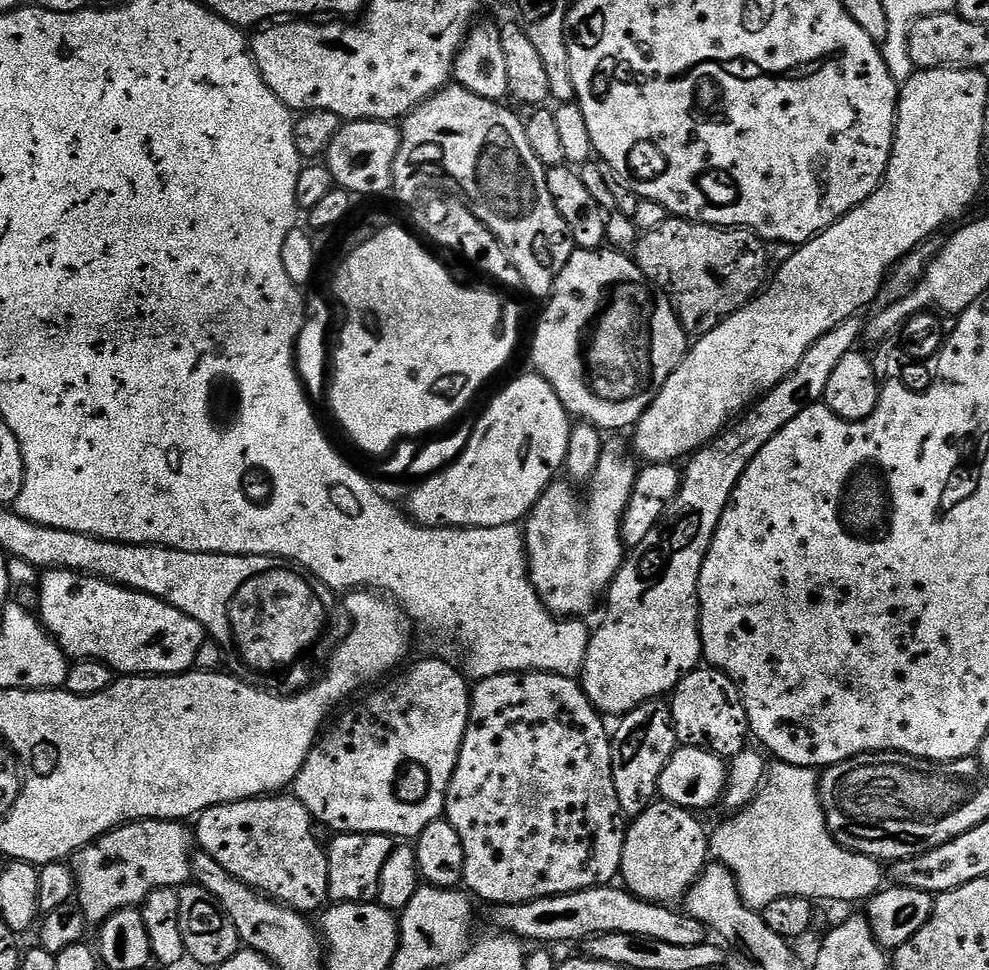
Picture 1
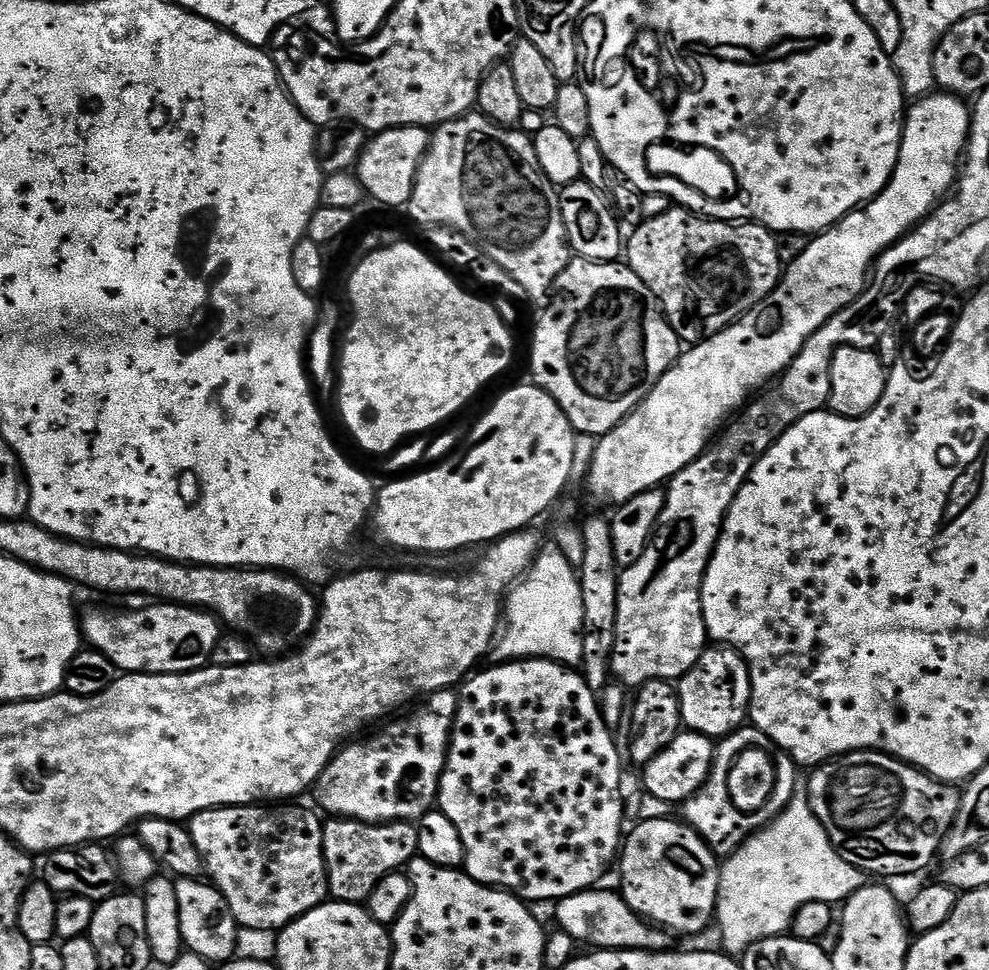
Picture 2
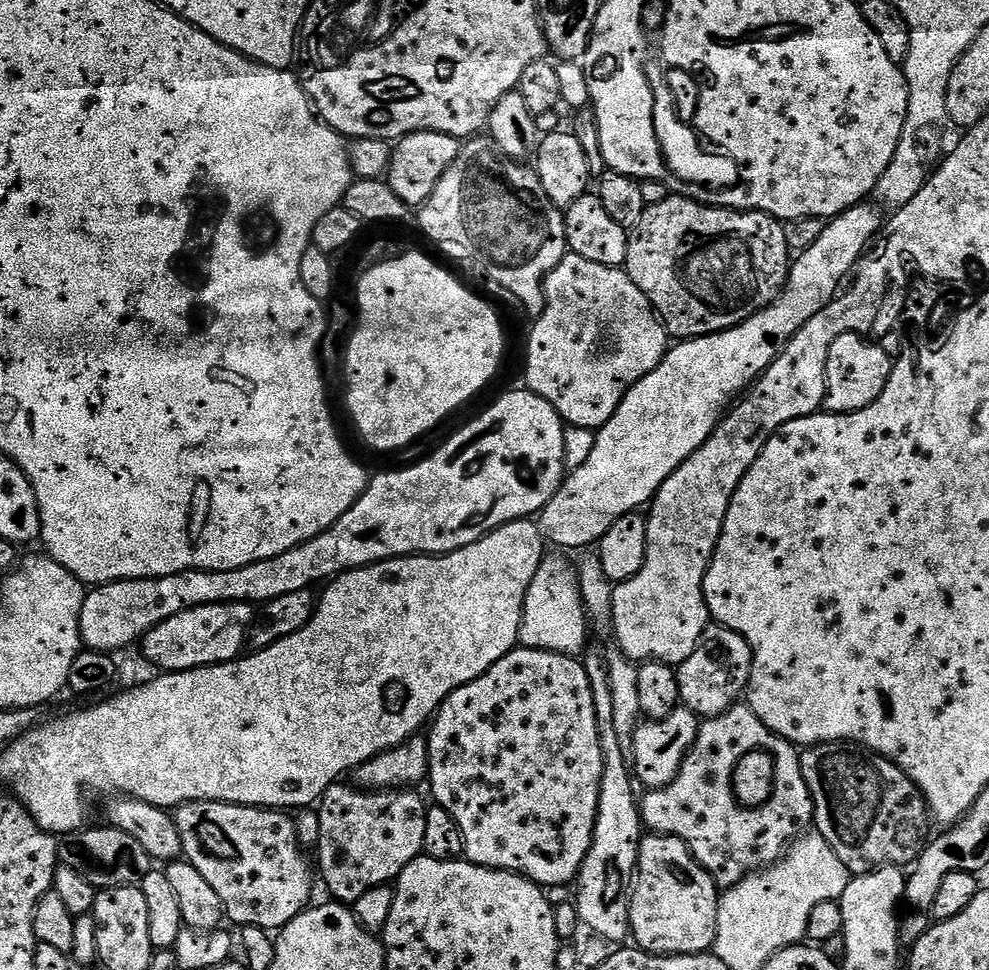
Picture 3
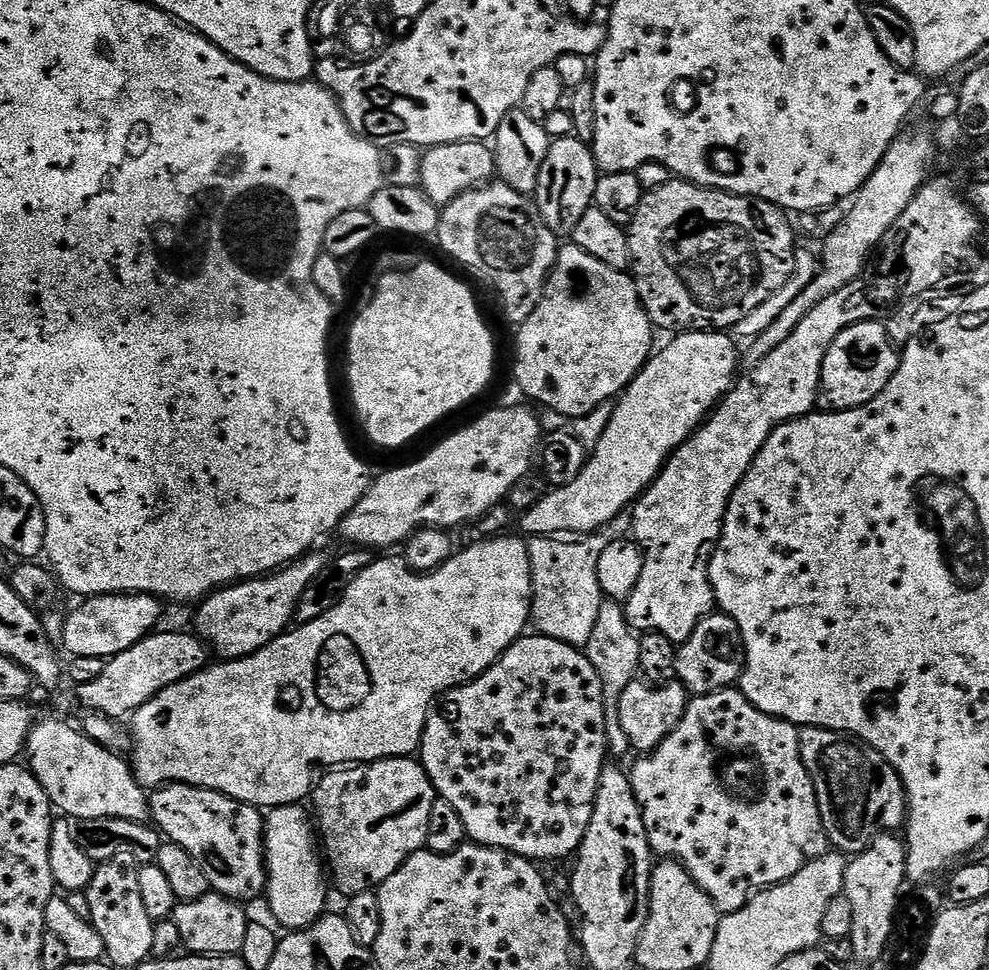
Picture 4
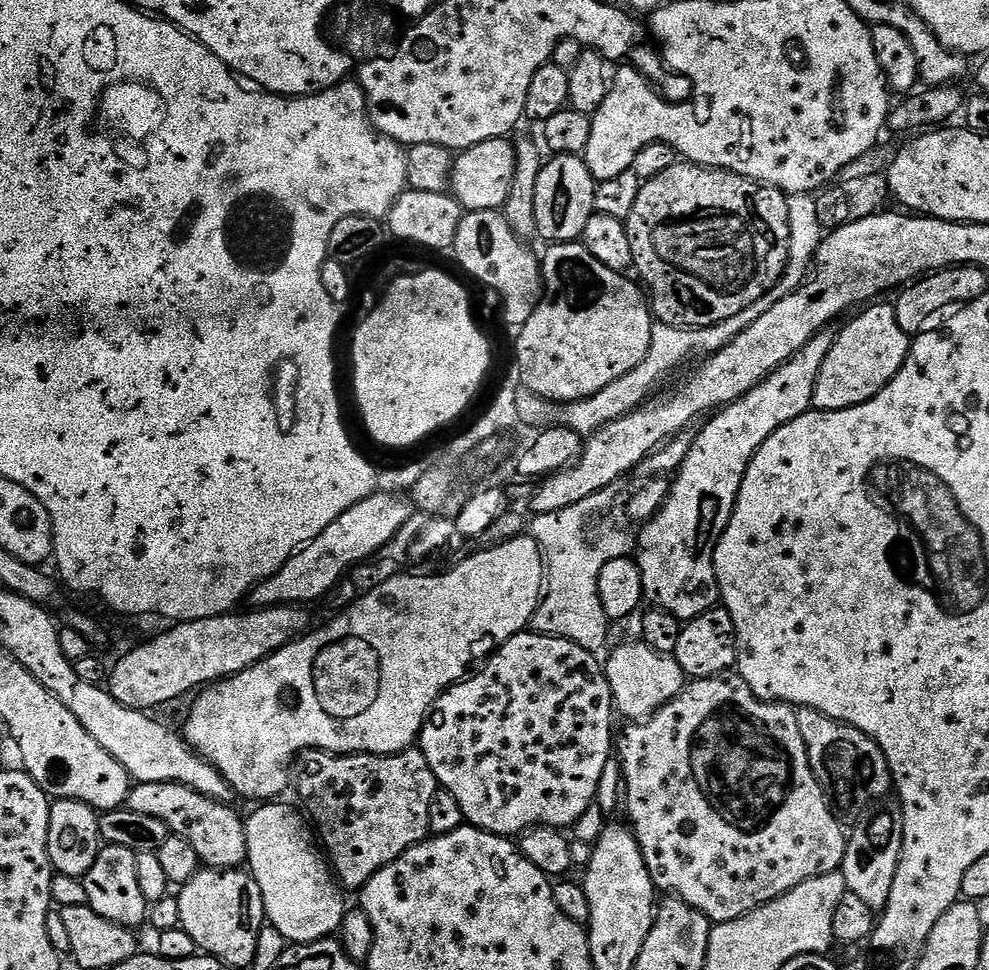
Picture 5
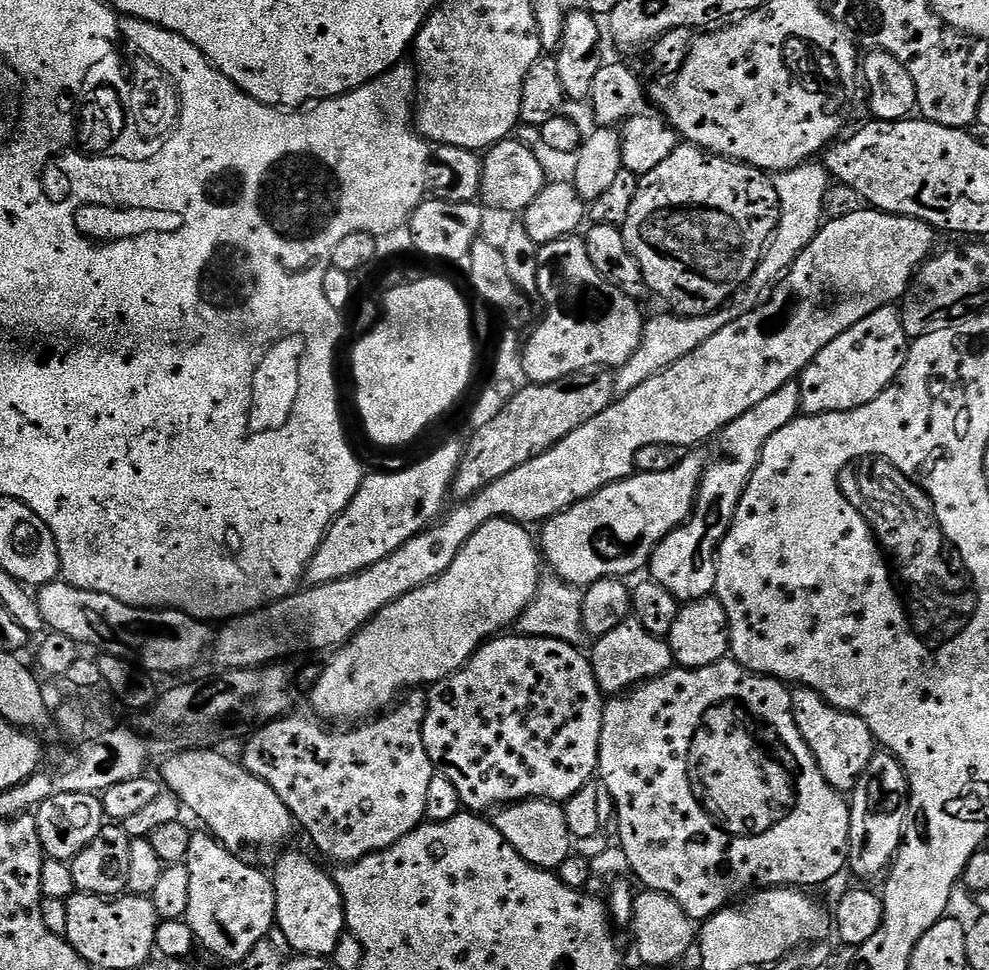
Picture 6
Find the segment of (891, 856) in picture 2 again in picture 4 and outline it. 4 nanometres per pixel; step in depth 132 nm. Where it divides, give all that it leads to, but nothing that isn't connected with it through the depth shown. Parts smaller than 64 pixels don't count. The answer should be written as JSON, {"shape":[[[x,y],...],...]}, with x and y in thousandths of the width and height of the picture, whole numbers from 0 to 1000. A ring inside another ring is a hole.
{"shape":[[[813,751],[809,756],[809,780],[823,806],[831,852],[842,875],[853,880],[875,878],[886,862],[902,860],[915,853],[918,821],[914,818],[914,807],[900,786],[888,777],[888,773],[854,756],[841,755],[838,751]]]}

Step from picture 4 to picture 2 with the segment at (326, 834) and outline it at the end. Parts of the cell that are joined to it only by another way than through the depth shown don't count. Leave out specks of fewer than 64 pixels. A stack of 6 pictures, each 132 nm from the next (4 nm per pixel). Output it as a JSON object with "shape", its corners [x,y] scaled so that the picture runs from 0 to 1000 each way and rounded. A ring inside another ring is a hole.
{"shape":[[[332,843],[328,851],[328,888],[332,894],[332,918],[337,929],[345,932],[364,932],[395,899],[405,898],[422,881],[423,856],[417,847],[394,849],[371,849],[365,845]]]}

